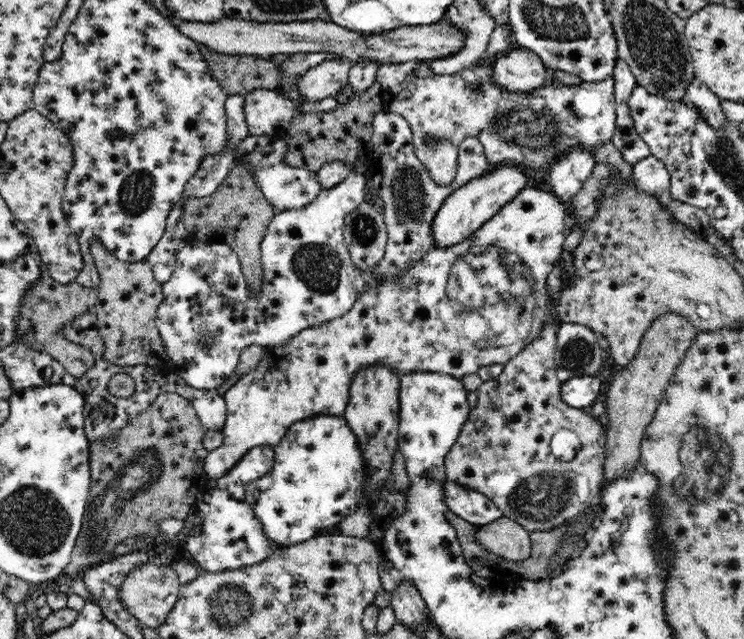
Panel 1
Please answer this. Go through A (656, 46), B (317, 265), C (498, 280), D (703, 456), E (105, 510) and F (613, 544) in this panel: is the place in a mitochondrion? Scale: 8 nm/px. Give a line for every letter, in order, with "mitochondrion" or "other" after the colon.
A: mitochondrion
B: mitochondrion
C: mitochondrion
D: mitochondrion
E: mitochondrion
F: other

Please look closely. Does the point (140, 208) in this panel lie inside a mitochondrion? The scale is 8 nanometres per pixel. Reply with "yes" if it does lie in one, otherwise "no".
yes

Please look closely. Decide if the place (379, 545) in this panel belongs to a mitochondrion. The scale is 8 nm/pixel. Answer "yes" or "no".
no

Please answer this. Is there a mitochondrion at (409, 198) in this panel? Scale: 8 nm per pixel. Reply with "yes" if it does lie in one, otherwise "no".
yes

